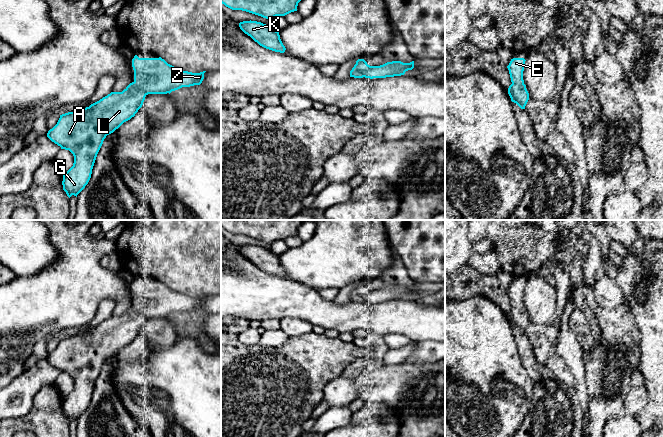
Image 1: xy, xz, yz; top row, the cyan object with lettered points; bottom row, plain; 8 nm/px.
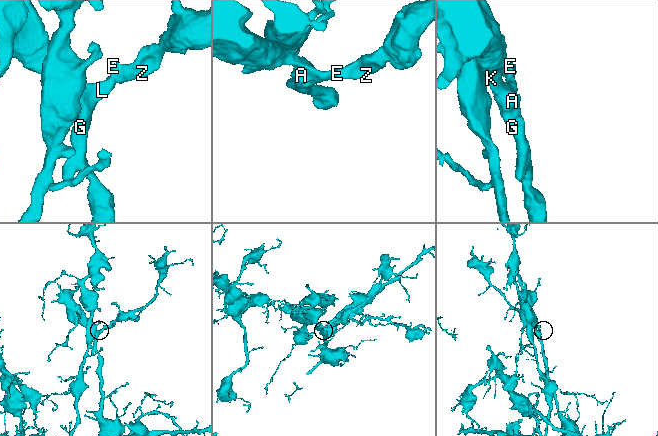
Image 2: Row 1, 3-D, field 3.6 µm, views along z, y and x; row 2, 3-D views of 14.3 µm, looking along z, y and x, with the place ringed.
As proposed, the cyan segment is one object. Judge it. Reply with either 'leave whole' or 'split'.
leave whole

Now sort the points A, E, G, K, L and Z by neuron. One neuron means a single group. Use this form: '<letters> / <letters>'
A E G K L Z

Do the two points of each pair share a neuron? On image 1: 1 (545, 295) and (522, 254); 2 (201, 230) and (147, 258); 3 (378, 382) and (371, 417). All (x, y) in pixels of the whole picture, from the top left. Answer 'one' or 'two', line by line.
1: two
2: one
3: two

